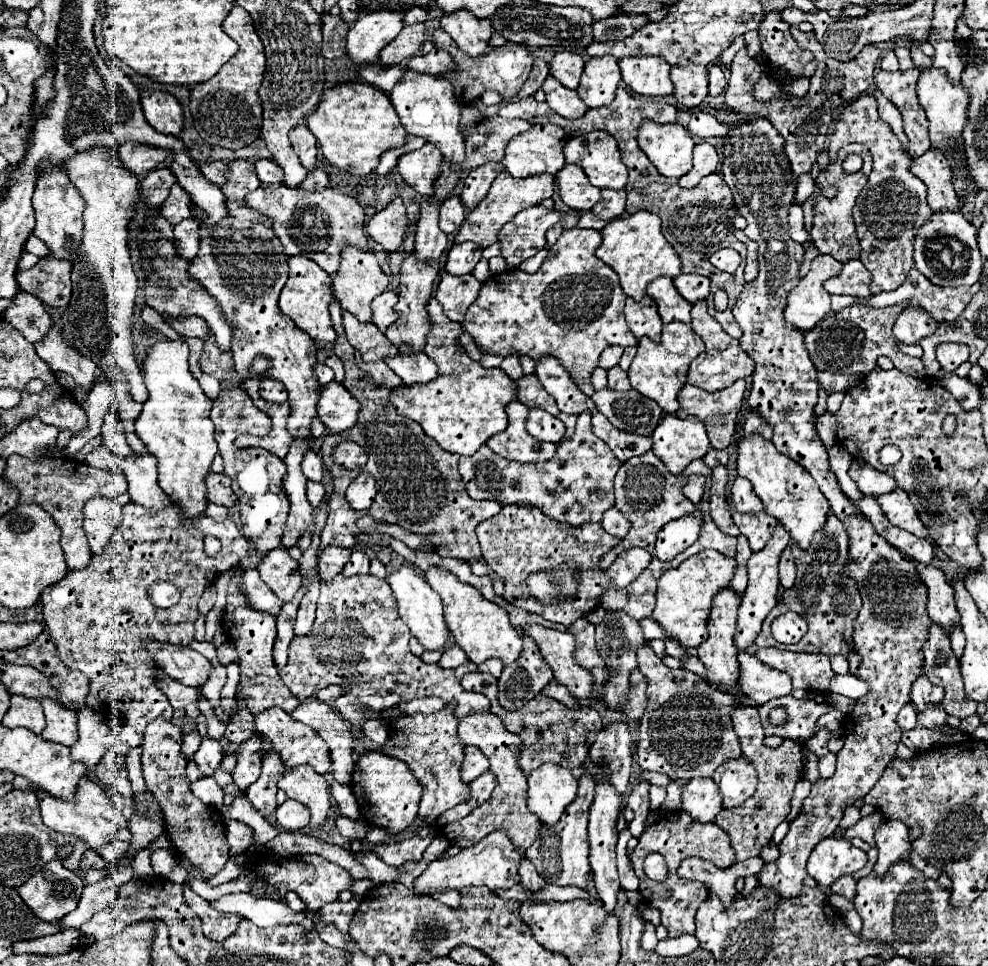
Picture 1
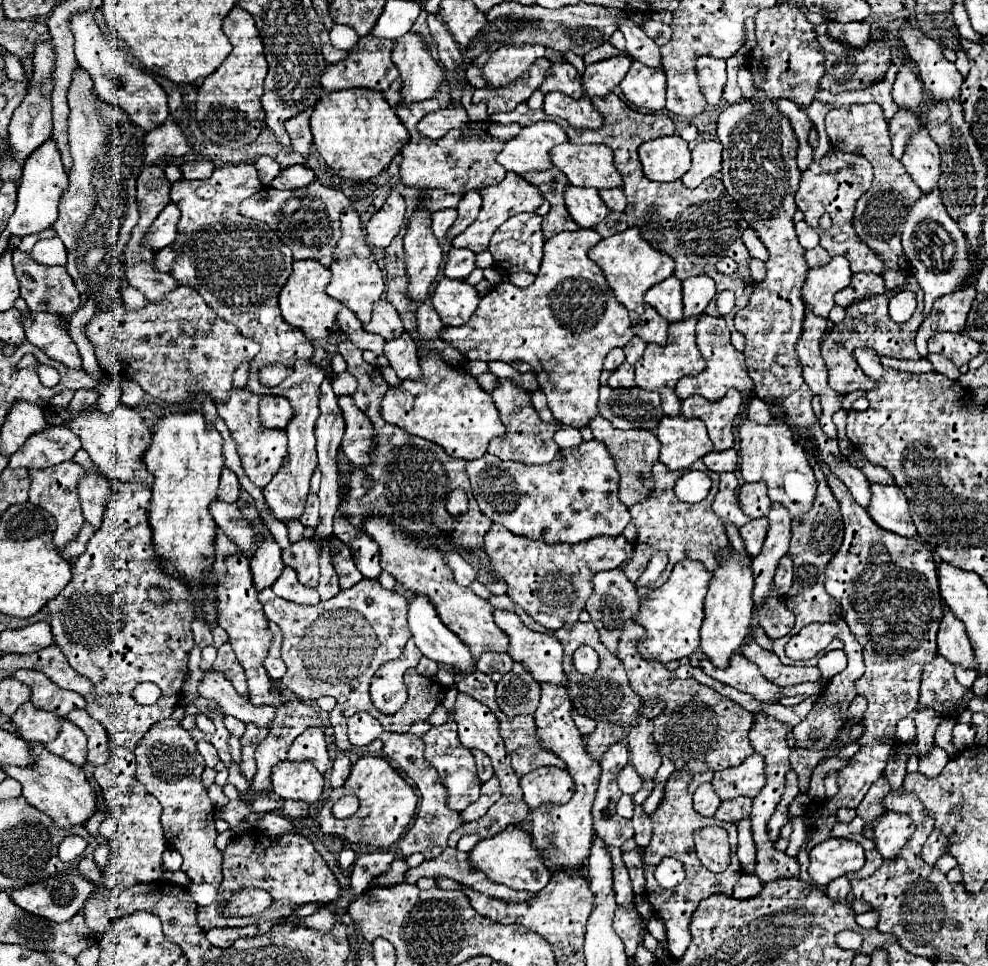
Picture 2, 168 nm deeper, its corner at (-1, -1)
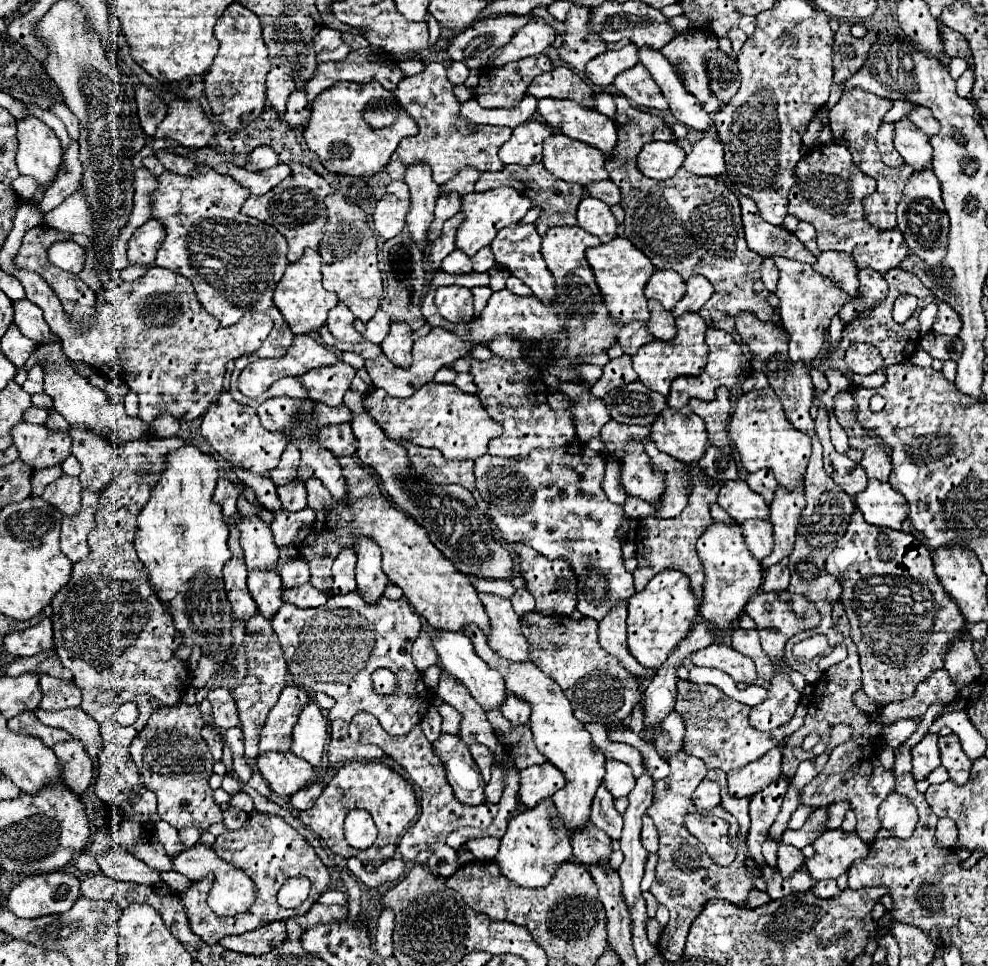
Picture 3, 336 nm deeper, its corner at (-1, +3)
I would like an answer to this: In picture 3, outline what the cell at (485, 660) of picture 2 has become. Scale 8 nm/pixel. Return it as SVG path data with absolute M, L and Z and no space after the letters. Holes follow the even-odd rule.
M465 626L463 632L469 634L471 644L475 652L479 654L479 658L503 674L507 690L515 694L517 698L531 704L529 726L533 732L533 742L537 750L545 754L547 760L561 770L561 774L565 774L565 782L567 782L565 788L561 788L559 792L551 796L551 800L555 802L561 814L561 820L567 824L571 832L585 826L589 822L589 812L591 812L595 790L603 782L603 774L605 774L603 752L591 742L591 736L585 730L585 726L573 716L571 704L567 696L563 694L563 690L559 690L559 686L551 678L547 678L547 674L543 674L539 666L535 666L533 662L511 662L511 660L501 658L499 654L495 654L495 650L489 648L487 636L477 626Z

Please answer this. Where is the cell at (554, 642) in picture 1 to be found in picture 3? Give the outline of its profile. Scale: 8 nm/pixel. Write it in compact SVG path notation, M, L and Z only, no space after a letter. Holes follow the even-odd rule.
M479 594L489 616L491 632L487 634L489 646L503 658L513 662L529 662L529 642L521 632L519 616L513 612L511 602L497 594Z

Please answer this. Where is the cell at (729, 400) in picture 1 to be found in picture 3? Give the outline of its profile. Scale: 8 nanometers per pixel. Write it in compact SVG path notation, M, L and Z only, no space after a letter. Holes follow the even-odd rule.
M719 388L717 398L713 402L699 402L693 398L689 402L691 410L705 420L705 428L709 434L709 442L713 446L729 444L729 418L731 418L731 394L727 388Z

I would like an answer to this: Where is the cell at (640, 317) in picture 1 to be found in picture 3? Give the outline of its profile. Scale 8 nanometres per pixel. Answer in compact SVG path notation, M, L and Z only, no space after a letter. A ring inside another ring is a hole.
M649 300L649 312L651 312L651 320L647 322L651 334L657 340L671 340L677 334L675 328L675 318L669 310L663 310L663 306L659 306L659 302Z

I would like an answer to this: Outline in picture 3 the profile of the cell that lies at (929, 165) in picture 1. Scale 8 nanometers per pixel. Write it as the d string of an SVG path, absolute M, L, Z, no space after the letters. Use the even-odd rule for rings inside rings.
M907 116L895 122L895 150L903 156L905 164L913 166L915 170L923 170L931 164L933 148L929 144L929 136L923 134Z

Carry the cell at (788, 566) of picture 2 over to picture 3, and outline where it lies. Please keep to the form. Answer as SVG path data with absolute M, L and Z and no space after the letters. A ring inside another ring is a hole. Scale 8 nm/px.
M783 558L781 562L765 570L763 592L779 592L787 590L787 586L789 586L789 570L787 570L787 558Z

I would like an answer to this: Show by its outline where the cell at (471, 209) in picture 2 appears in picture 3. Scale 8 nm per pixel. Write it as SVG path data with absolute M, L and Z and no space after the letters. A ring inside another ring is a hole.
M461 212L455 214L451 220L447 220L445 226L443 226L441 236L429 248L429 260L431 260L433 272L439 272L443 258L455 250L455 232L457 232L461 222L463 222L463 214Z

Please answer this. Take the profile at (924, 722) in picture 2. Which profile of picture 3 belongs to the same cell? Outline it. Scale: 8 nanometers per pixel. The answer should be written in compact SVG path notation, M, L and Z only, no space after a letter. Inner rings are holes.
M927 734L913 750L913 778L915 780L927 780L927 776L939 768L939 746L937 746L937 736Z

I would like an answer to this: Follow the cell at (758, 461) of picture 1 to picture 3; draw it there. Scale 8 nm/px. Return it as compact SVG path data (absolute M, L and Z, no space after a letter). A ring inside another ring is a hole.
M771 386L743 394L737 400L737 406L735 406L731 422L729 422L729 436L731 436L733 444L737 446L743 468L747 472L757 472L761 468L769 468L769 470L773 470L779 486L785 486L787 490L795 490L799 484L803 484L805 466L811 456L811 438L807 438L807 434L795 430L787 422L781 402L773 394Z

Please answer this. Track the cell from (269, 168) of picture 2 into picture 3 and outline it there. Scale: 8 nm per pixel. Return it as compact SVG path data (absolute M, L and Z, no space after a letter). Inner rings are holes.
M261 146L261 148L255 148L249 156L247 156L247 164L245 168L249 172L259 172L259 170L267 170L267 168L273 168L277 166L279 160L277 160L277 154L275 150L267 148L267 146Z

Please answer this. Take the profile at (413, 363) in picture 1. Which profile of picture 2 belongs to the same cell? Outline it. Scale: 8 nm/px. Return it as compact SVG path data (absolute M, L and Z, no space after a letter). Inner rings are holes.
M409 334L385 342L385 356L401 380L421 378L417 346Z

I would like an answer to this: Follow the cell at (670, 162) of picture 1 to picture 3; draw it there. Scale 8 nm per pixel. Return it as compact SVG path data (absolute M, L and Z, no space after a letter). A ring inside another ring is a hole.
M649 142L637 156L637 168L647 178L667 180L681 168L685 152L675 142Z

